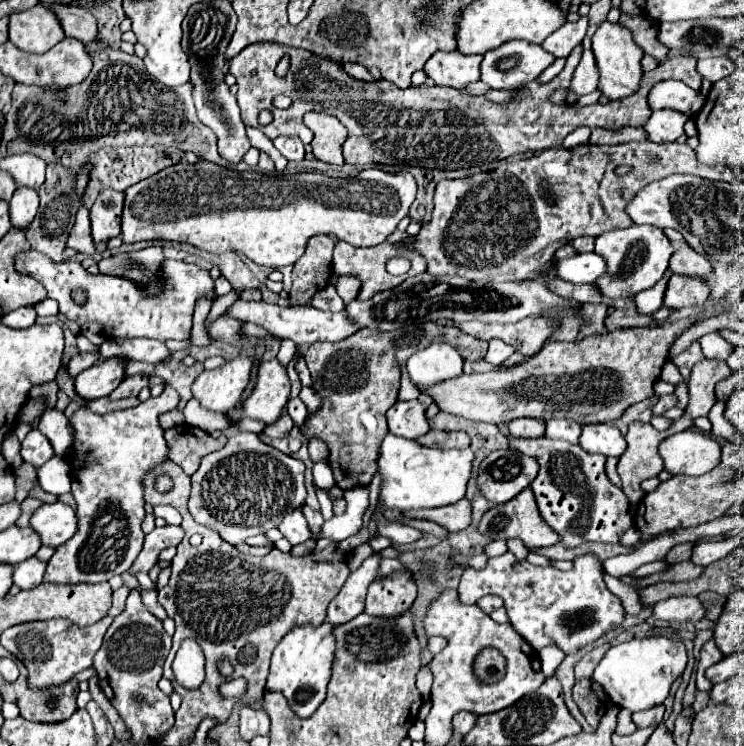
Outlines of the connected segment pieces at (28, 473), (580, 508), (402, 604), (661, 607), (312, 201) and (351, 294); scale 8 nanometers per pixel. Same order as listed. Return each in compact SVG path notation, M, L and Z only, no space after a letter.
M23 463L21 467L13 469L15 473L15 483L17 483L17 493L15 493L15 503L22 503L23 499L29 495L35 479L37 479L37 469L33 465Z
M547 437L509 439L509 443L513 449L539 461L539 475L531 483L531 491L543 521L561 537L561 545L577 547L585 541L619 543L623 531L633 527L625 493L613 485L605 473L605 455L593 455L579 445Z
M393 573L369 585L365 613L373 617L399 617L413 607L417 599L417 585L407 573Z
M669 597L665 601L655 603L653 615L663 621L679 621L679 623L697 623L705 617L703 605L697 597Z
M181 161L177 165L171 165L163 171L159 171L157 175L151 175L149 179L129 187L125 191L125 207L123 207L123 227L121 227L121 239L123 243L137 243L137 241L153 241L153 239L165 239L165 241L179 241L179 243L189 243L201 251L207 251L207 253L227 253L229 249L231 251L239 251L243 255L247 255L251 261L259 263L259 265L267 265L267 267L273 267L273 269L279 269L279 267L285 267L285 265L293 265L305 251L305 243L309 241L309 237L313 235L333 235L337 237L339 241L345 241L345 243L351 243L353 247L373 247L373 245L379 245L385 241L387 235L391 235L395 229L397 229L397 223L407 217L409 213L409 207L415 199L415 193L417 193L417 183L413 179L413 175L409 175L409 171L383 171L383 169L365 169L361 171L357 177L349 177L349 179L341 179L341 177L327 177L327 175L321 175L321 173L297 173L297 175L281 175L281 173L273 173L273 175L261 175L261 173L255 173L255 171L245 171L245 173L239 173L239 171L233 171L233 169L225 169L225 167L219 167L215 163L187 163L187 161Z
M339 277L337 283L335 283L335 289L337 293L341 295L341 299L345 303L353 301L357 297L357 291L359 291L359 281L355 277Z

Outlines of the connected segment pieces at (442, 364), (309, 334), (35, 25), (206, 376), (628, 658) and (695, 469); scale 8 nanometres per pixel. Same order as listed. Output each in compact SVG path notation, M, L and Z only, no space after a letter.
M433 343L411 355L407 373L417 387L431 387L463 375L463 357L447 343Z
M235 301L227 311L225 315L233 317L233 319L241 319L241 321L249 321L249 323L255 323L255 325L261 325L265 327L267 331L271 331L273 335L281 337L281 339L291 339L295 341L299 347L301 343L317 343L317 341L341 341L349 335L353 335L357 331L355 325L351 325L351 321L347 319L345 311L341 313L325 313L325 311L319 311L315 307L281 307L281 305L273 305L273 303L265 303L265 301Z
M43 5L9 17L9 41L27 53L45 53L65 37L57 17Z
M235 357L223 367L203 371L193 383L193 397L199 399L201 407L217 413L227 413L237 407L245 387L249 385L253 363L249 357Z
M669 637L631 639L611 647L605 653L605 657L595 669L593 679L601 683L601 687L617 707L625 707L629 711L641 711L661 705L665 701L671 683L683 673L685 665L687 665L685 645L677 639Z
M683 431L661 441L659 455L673 475L705 475L719 463L721 447L707 435Z

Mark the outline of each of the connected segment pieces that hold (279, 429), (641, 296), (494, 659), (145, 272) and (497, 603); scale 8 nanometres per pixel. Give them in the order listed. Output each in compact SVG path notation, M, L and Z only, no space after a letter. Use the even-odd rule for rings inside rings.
M286 405L281 413L281 417L273 425L265 427L265 435L269 435L269 437L287 437L291 429L293 429L293 421L289 417Z
M667 271L663 275L663 279L655 287L651 287L651 289L635 295L639 313L653 313L653 311L657 311L663 305L663 295L665 295L665 287L669 283L669 275L671 275L671 271Z
M487 647L485 651L481 651L481 655L477 655L475 659L475 675L483 681L483 683L495 683L499 679L503 679L505 675L505 657L501 655L501 651L495 651L493 647ZM489 667L495 667L499 669L499 675L489 675L487 669Z
M159 245L135 251L135 253L121 253L111 255L107 259L101 259L99 271L105 275L123 275L127 279L133 279L135 283L145 285L151 293L159 291L161 281L157 279L157 267L163 261L163 253Z
M487 595L487 597L481 597L479 601L477 601L477 605L489 615L489 613L493 613L495 609L499 609L499 607L503 607L503 599L501 597L493 597L493 595Z

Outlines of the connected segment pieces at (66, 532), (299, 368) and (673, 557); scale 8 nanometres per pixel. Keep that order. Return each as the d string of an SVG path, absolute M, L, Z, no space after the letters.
M65 503L55 505L41 505L33 515L29 525L41 537L43 545L59 547L67 539L71 539L77 531L77 517L75 511Z
M301 356L296 363L296 371L300 377L303 386L312 387L310 371L307 367L305 359Z
M679 543L679 545L675 545L669 553L667 553L667 557L665 557L665 561L667 563L683 563L683 561L689 561L691 559L691 553L693 553L693 545L695 543Z

